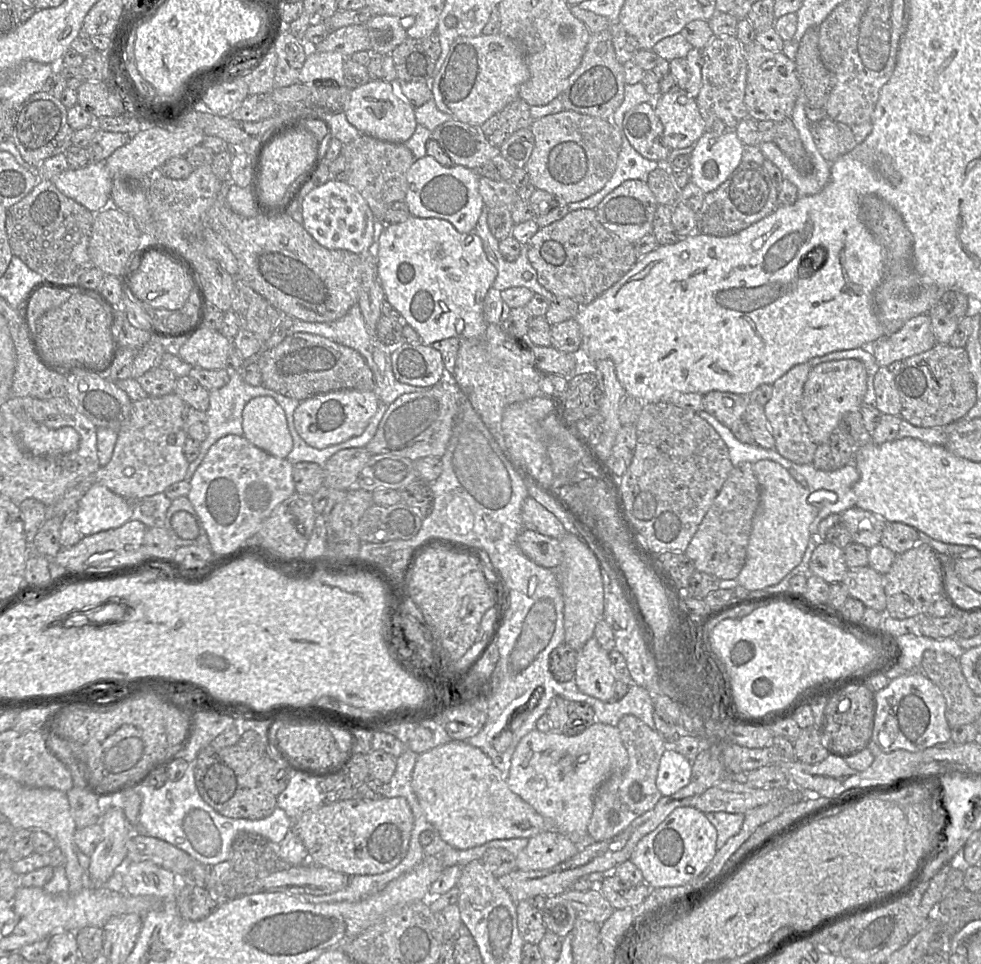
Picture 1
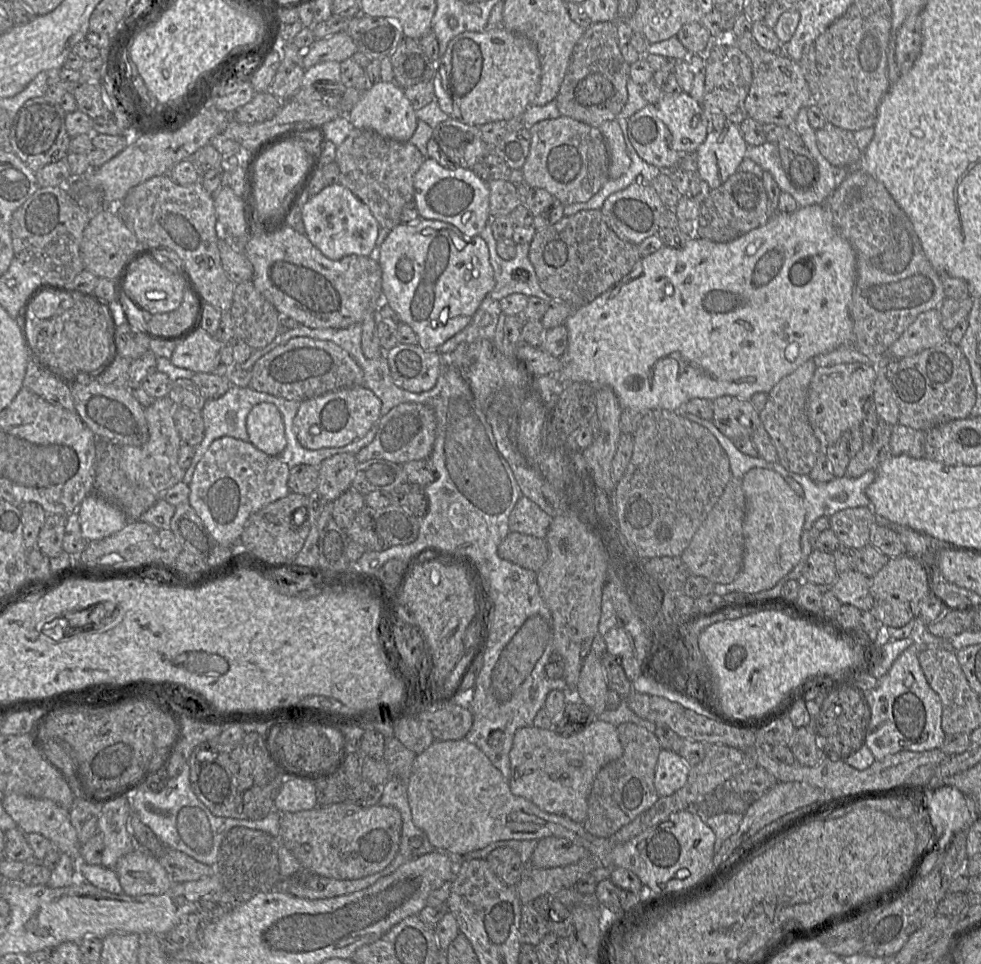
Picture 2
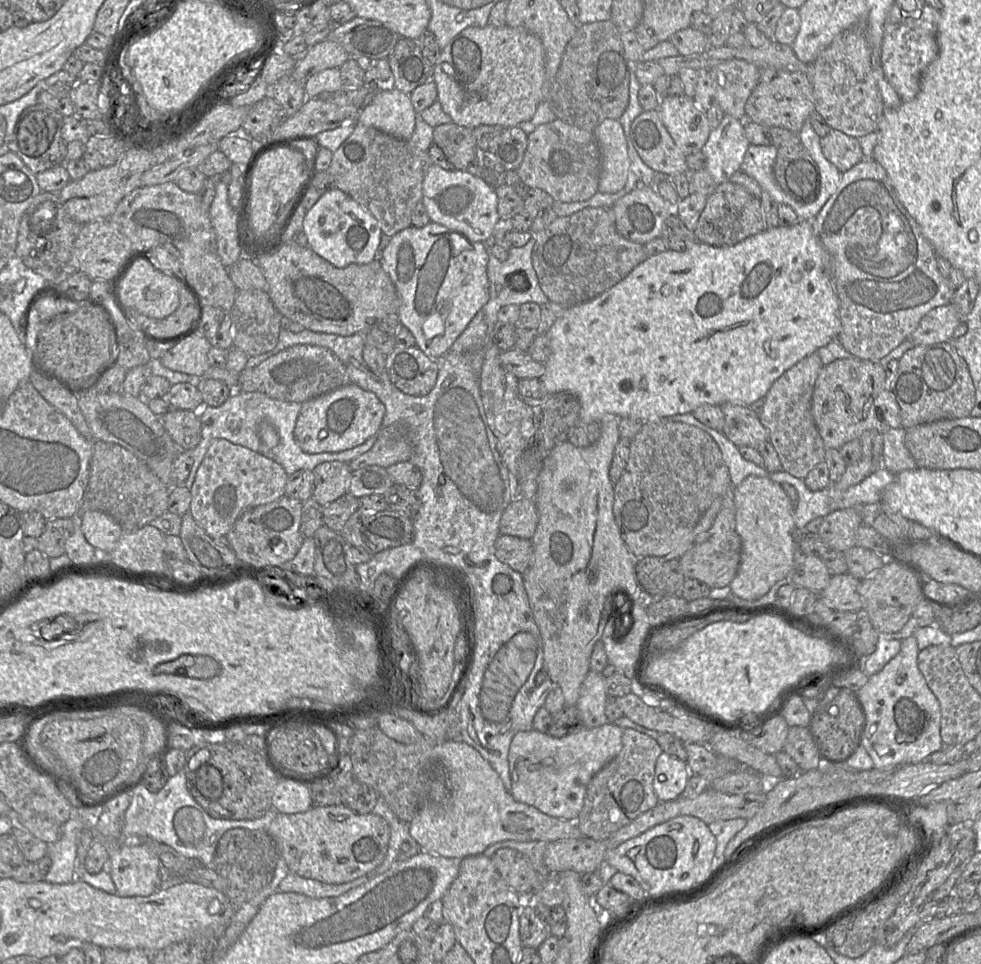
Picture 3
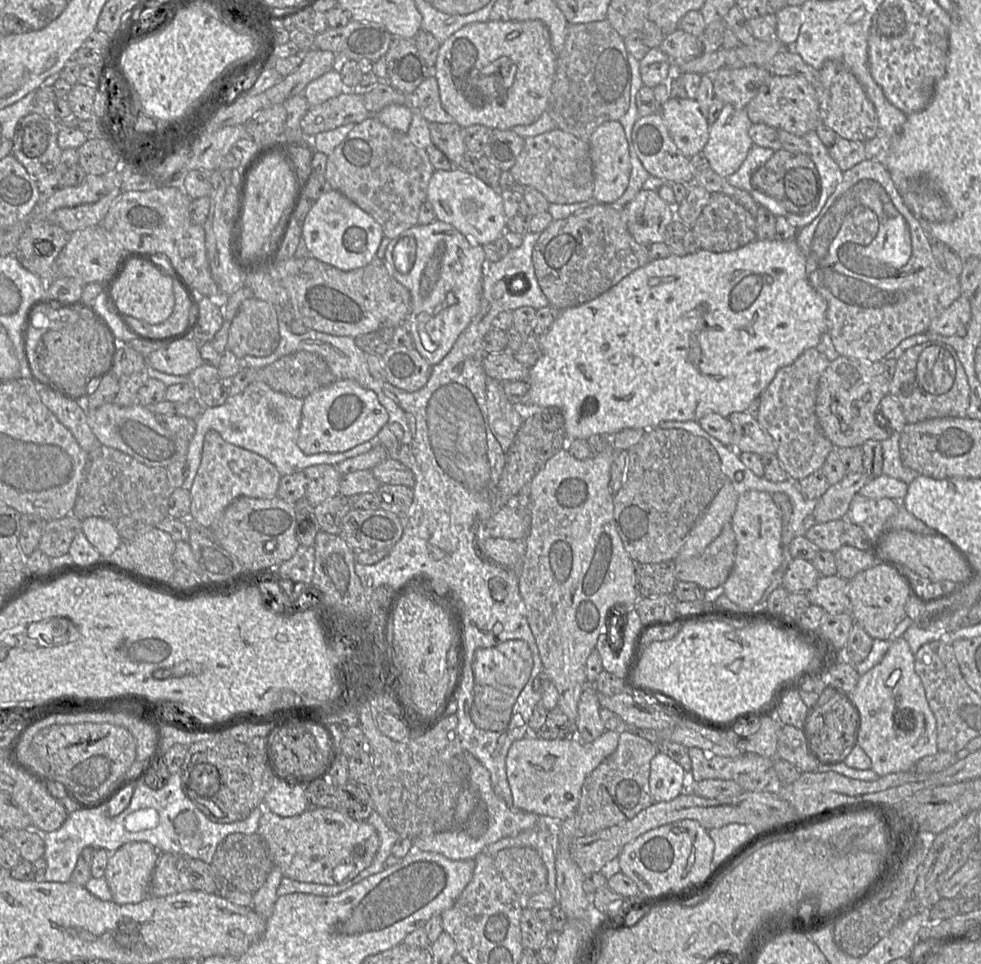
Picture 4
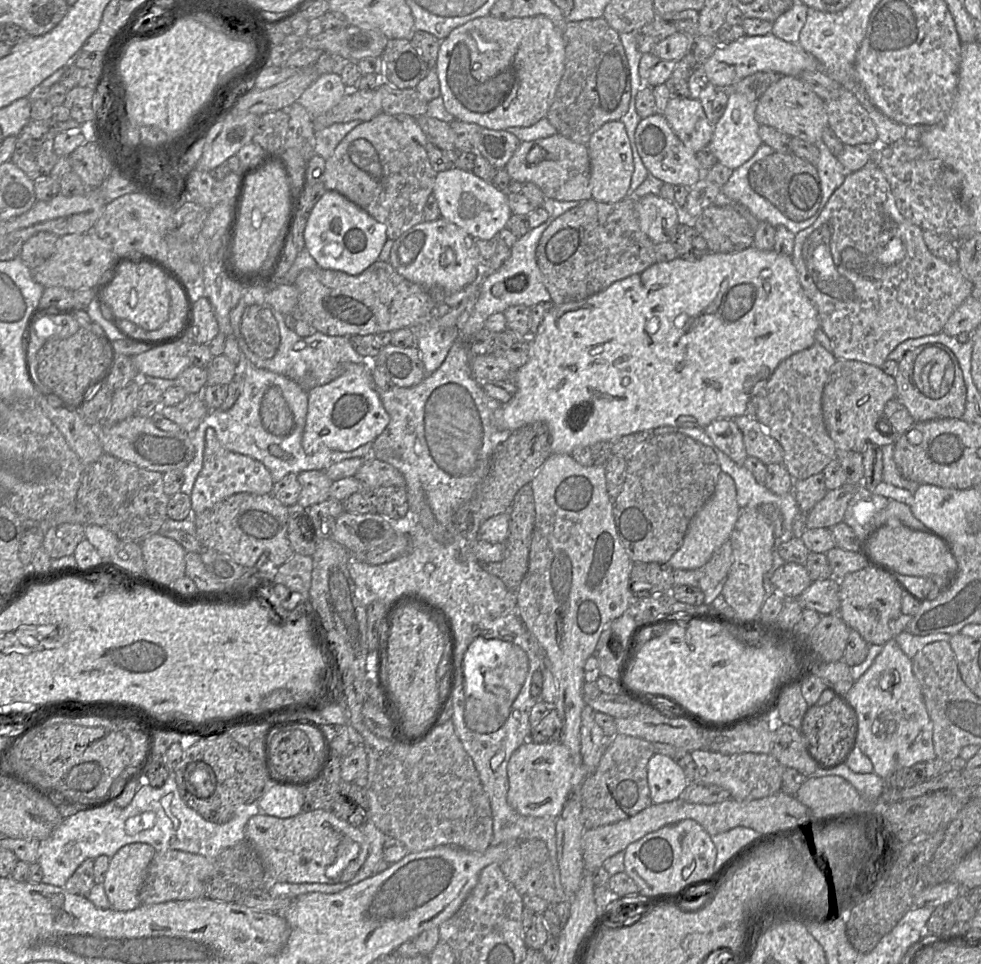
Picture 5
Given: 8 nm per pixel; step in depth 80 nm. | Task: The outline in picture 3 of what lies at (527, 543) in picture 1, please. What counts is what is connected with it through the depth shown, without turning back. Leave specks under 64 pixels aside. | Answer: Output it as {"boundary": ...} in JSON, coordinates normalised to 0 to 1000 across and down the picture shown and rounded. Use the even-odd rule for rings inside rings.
{"boundary":[[[509,555],[505,562],[507,580],[532,595],[539,587],[542,572],[542,562],[539,559]]]}

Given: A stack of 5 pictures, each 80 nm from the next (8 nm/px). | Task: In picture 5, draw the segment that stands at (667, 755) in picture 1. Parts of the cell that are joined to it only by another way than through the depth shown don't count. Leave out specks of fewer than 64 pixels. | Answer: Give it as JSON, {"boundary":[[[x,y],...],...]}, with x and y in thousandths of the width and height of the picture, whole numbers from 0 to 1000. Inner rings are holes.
{"boundary":[[[667,782],[660,795],[663,827],[667,834],[690,830],[702,814],[696,798],[684,785]]]}

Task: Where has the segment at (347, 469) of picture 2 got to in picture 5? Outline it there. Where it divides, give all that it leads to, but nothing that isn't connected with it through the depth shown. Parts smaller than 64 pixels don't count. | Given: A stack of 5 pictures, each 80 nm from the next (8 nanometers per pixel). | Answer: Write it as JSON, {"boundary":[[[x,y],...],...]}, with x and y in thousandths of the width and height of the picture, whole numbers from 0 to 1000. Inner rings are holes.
{"boundary":[[[331,488],[306,490],[303,497],[307,503],[303,522],[308,526],[315,527],[335,518],[339,499],[333,494]]]}

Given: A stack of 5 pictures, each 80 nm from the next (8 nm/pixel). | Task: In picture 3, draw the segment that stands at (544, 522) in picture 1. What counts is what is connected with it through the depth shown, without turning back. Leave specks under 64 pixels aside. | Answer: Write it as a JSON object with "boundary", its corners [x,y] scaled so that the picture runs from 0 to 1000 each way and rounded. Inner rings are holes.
{"boundary":[[[525,516],[512,533],[509,553],[541,560],[547,545],[548,530],[544,520]]]}

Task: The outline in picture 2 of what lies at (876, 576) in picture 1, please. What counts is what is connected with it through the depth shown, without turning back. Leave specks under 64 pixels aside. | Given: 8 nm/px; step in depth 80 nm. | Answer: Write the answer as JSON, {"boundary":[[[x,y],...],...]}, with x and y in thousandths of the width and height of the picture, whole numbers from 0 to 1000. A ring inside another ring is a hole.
{"boundary":[[[864,591],[855,594],[846,610],[858,627],[867,627],[878,634],[886,634],[890,630],[888,600],[874,591]]]}

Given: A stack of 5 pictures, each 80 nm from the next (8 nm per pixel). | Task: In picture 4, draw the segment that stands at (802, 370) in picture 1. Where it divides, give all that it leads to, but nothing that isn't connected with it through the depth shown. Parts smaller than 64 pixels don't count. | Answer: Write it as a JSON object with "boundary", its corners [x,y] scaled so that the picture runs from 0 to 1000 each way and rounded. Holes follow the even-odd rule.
{"boundary":[[[832,360],[823,362],[807,378],[795,382],[775,409],[772,437],[791,459],[791,472],[795,480],[803,495],[810,498],[822,496],[838,485],[845,470],[851,466],[841,452],[832,430],[834,397],[845,378],[843,370]]]}

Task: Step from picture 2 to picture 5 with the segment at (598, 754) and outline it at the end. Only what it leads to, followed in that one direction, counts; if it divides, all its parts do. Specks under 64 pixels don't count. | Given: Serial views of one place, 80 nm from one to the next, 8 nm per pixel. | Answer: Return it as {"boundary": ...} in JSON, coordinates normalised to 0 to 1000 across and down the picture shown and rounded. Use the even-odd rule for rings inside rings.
{"boundary":[[[536,769],[522,782],[517,804],[517,831],[521,838],[532,846],[568,849],[584,820],[598,806],[598,800],[594,791],[587,795],[579,776],[572,770],[548,772]]]}

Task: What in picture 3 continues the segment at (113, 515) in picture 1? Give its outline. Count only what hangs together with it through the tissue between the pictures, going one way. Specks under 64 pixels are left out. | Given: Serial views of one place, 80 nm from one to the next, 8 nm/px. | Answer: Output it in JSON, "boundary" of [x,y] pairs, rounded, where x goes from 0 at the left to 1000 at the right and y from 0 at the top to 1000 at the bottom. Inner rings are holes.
{"boundary":[[[82,530],[78,537],[88,560],[97,570],[114,572],[125,554],[121,543],[105,530]]]}

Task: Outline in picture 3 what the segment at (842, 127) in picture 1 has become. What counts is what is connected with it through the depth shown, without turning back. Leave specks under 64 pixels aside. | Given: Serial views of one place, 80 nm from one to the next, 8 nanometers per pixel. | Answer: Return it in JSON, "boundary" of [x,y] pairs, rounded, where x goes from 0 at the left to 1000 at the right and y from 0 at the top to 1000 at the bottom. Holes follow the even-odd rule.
{"boundary":[[[847,134],[844,140],[836,144],[840,162],[857,179],[863,178],[881,164],[875,143],[855,135]]]}

